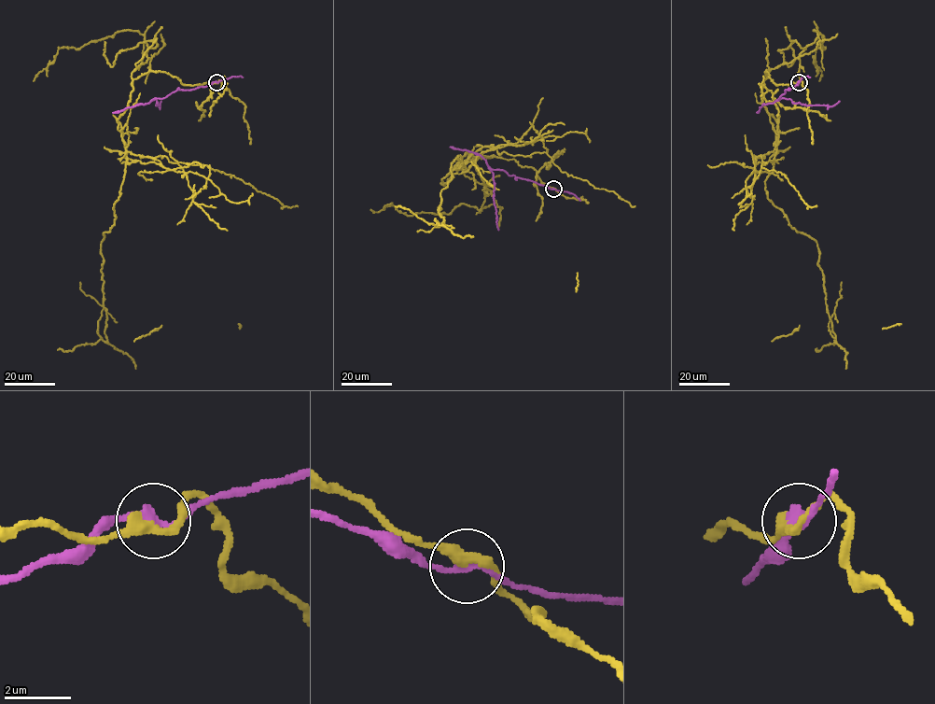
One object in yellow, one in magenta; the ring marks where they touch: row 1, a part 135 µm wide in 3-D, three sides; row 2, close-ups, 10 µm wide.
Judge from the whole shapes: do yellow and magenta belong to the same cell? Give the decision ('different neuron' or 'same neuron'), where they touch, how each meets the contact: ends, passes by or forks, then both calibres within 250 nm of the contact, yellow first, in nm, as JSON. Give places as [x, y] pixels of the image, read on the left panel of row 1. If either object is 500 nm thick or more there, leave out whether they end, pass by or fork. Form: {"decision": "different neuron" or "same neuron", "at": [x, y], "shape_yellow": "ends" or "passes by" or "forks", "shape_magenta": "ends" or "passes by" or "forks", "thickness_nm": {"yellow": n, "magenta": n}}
{"decision": "different neuron", "at": [216, 82], "shape_yellow": "passes by", "shape_magenta": "passes by", "thickness_nm": {"yellow": 320, "magenta": 240}}

